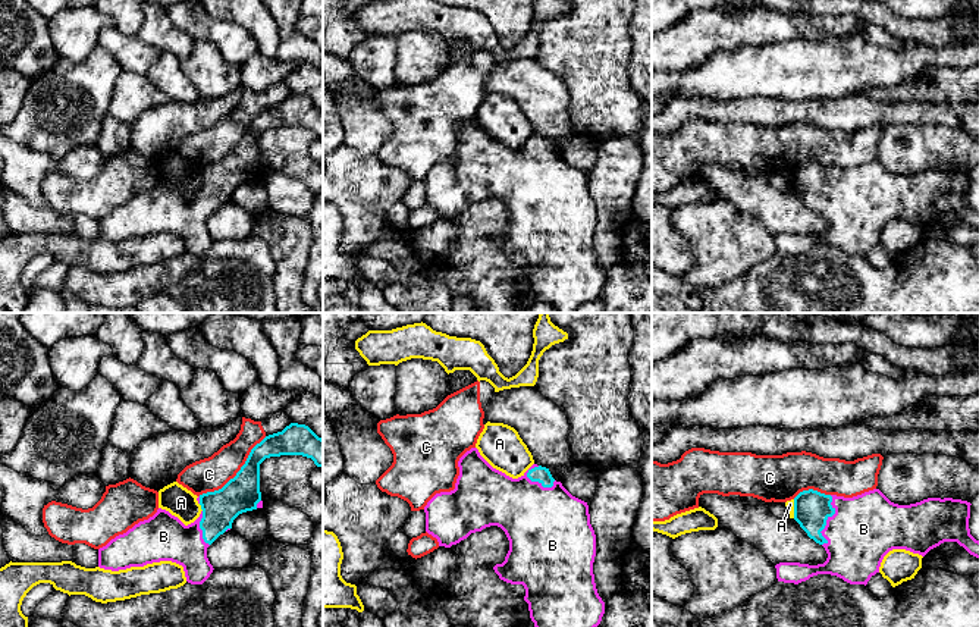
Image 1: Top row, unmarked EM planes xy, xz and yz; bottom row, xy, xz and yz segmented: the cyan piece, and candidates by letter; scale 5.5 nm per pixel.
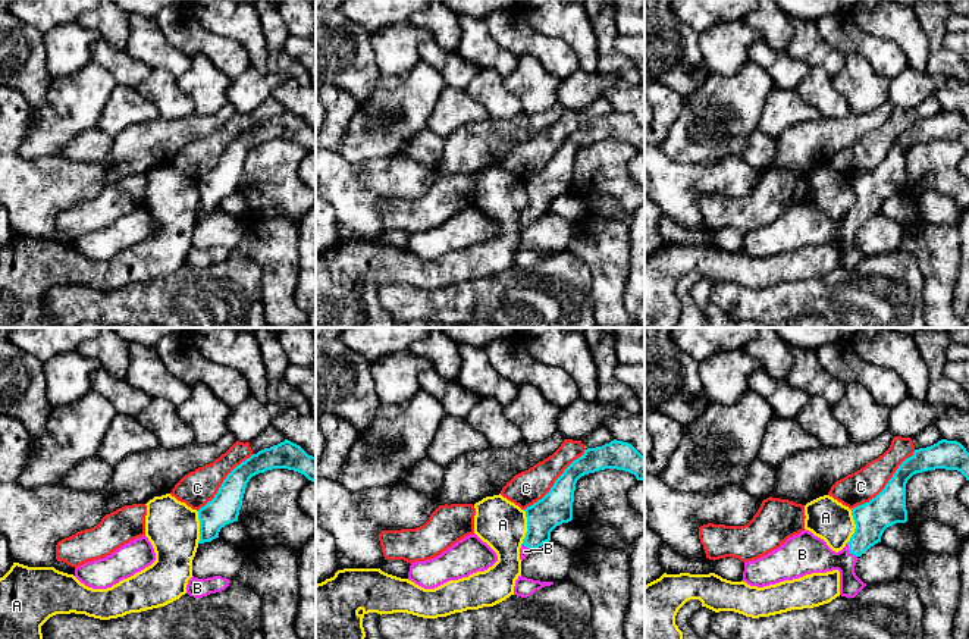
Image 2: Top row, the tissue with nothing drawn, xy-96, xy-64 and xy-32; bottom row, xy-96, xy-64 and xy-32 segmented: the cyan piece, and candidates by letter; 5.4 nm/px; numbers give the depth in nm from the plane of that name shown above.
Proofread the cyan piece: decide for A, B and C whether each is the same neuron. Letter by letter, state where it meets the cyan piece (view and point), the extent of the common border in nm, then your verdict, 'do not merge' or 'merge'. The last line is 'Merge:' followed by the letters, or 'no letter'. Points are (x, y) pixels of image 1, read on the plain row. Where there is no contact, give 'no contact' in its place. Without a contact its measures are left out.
A: xy (201, 178) | 50 nm | do not merge
B: yz (827, 190) | 280 nm | merge
C: xy (237, 144) | 500 nm | do not merge
Merge: B

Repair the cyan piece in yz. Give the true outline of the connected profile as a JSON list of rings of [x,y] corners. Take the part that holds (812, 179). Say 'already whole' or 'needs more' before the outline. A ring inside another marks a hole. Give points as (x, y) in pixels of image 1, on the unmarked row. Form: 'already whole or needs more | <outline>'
needs more | [[[809,160],[794,169],[794,191],[810,210],[828,225],[823,235],[779,233],[778,253],[798,255],[818,245],[831,245],[850,255],[867,255],[879,244],[884,228],[892,220],[906,220],[925,228],[944,213],[957,213],[979,229],[979,211],[970,206],[970,173],[953,169],[928,169],[910,176],[891,173],[879,160],[853,169],[825,166]]]

